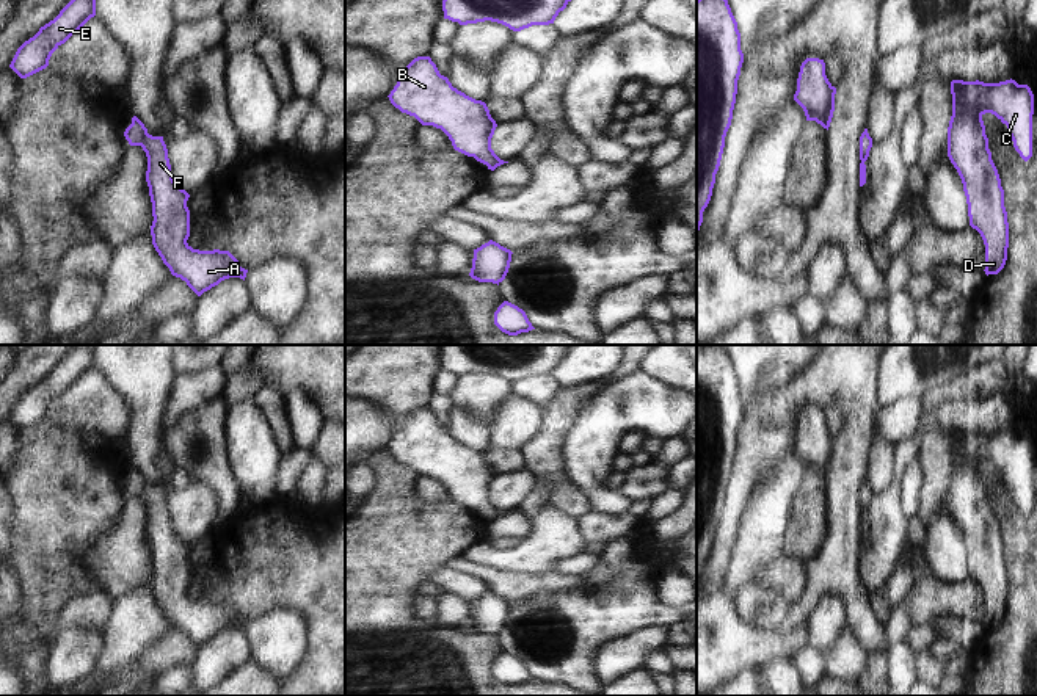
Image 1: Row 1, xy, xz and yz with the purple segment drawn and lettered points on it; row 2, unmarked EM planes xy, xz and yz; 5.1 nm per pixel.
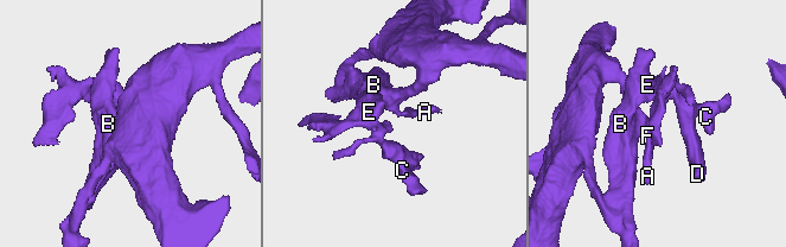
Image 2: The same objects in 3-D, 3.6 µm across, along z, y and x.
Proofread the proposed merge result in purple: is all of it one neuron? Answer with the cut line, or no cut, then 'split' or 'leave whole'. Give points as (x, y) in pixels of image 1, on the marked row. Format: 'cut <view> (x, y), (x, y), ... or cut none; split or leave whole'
cut xy (148, 134), (140, 144); split

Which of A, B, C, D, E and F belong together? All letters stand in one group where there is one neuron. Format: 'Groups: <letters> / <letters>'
Groups: A F / B C D E

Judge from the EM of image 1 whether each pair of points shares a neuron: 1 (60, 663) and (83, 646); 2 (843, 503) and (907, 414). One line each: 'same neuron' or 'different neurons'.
1: same neuron
2: different neurons

